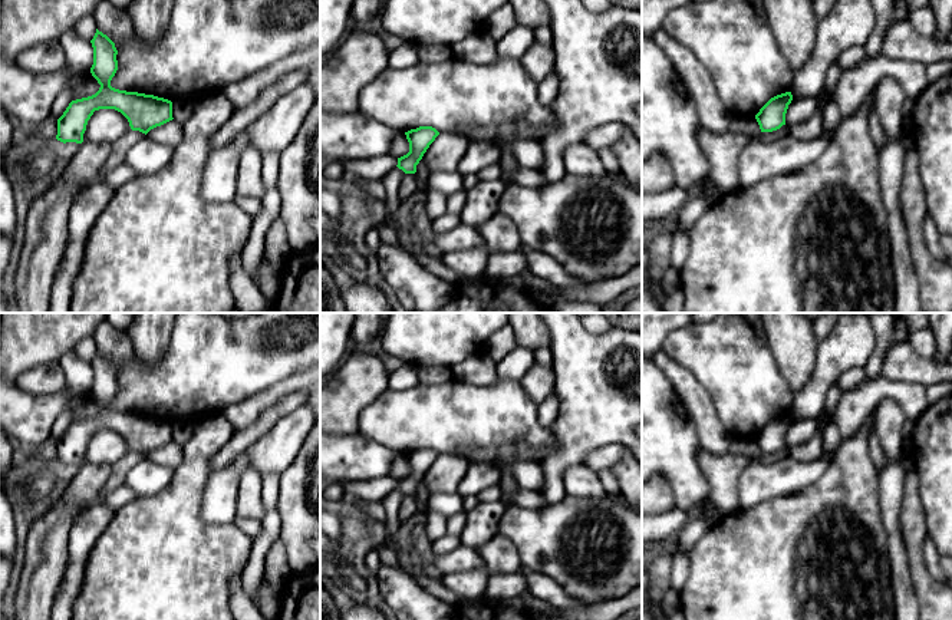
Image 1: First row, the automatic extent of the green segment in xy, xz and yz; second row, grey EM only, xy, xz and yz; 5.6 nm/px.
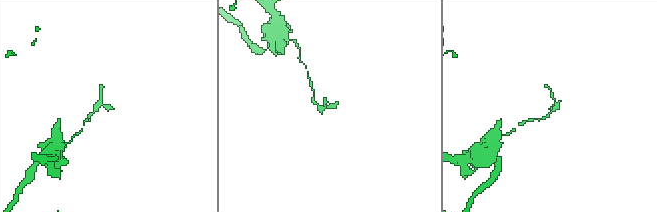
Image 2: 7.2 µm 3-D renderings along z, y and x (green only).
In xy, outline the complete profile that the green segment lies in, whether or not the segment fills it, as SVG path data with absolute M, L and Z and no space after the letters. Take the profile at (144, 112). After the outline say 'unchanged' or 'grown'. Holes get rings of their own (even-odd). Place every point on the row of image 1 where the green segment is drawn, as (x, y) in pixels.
M98 29L90 43L93 47L90 73L101 88L95 95L69 103L57 119L57 141L82 144L88 121L99 109L121 112L128 119L132 131L139 131L145 135L151 129L174 119L171 100L112 88L111 80L118 70L115 43Z; unchanged

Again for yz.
M791 92L771 98L755 115L761 132L773 132L785 125L785 113L793 100Z; unchanged

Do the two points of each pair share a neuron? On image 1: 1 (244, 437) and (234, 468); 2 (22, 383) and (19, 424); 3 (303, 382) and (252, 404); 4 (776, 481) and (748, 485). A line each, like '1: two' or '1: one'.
1: two
2: two
3: one
4: one

